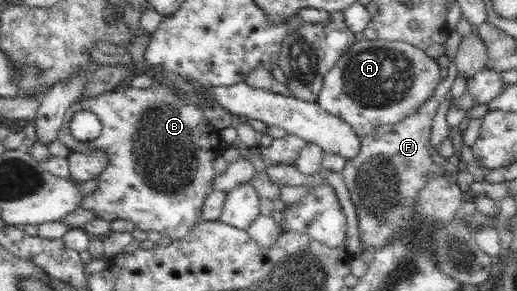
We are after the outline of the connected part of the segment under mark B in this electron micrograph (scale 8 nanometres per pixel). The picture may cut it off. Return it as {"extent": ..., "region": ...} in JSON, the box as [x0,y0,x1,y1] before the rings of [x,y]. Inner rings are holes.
{"extent":[57,80,221,241],"region":[[[154,80],[149,89],[132,87],[106,91],[96,96],[84,97],[69,106],[64,122],[59,126],[57,139],[69,150],[102,149],[110,157],[108,168],[104,168],[104,172],[100,172],[96,178],[99,180],[96,190],[85,196],[82,207],[94,210],[96,216],[107,221],[126,219],[134,222],[136,228],[147,232],[156,230],[172,241],[186,238],[196,224],[203,221],[200,212],[204,200],[214,189],[214,159],[221,152],[221,139],[218,130],[202,115],[200,109],[180,101],[185,96],[187,95],[182,92],[172,93]],[[81,110],[90,110],[101,120],[102,128],[98,138],[82,142],[72,136],[69,127],[71,118],[75,112]]]}

